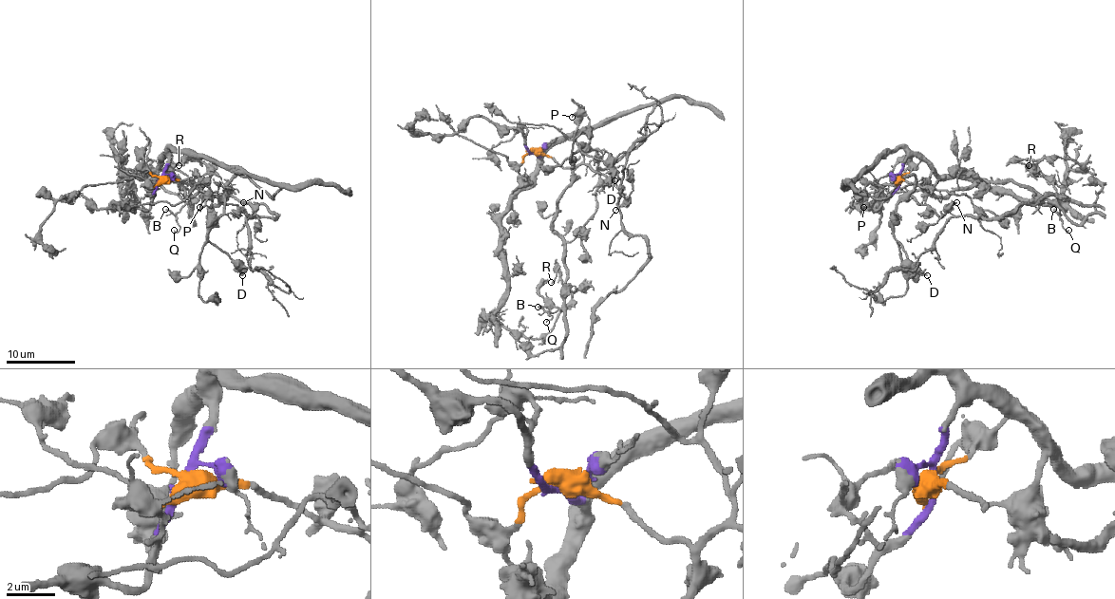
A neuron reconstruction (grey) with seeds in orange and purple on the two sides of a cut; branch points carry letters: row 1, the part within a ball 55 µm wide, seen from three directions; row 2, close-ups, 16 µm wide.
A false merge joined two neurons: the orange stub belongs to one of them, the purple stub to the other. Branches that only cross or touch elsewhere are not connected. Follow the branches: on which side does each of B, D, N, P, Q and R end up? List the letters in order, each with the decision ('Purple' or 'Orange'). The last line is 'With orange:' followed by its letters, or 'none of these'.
B: Orange
D: Purple
N: Orange
P: Orange
Q: Orange
R: Purple
With orange: B, N, P, Q

